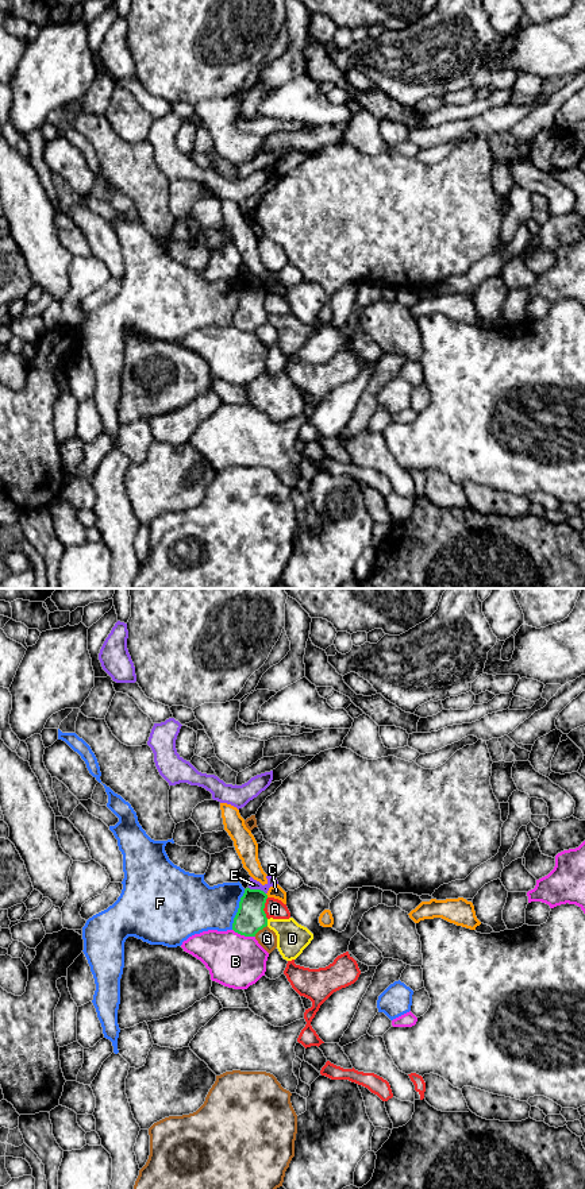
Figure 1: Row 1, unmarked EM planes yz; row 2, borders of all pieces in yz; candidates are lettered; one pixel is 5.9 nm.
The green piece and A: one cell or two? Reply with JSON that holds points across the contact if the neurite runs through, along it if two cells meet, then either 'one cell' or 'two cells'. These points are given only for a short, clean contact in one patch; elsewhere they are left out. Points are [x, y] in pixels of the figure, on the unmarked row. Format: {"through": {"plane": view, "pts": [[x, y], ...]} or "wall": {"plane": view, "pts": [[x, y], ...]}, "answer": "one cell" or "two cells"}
{"answer": "two cells"}

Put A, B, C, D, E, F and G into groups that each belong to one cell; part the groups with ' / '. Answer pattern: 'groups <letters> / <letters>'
groups A / B / C / D / E / F / G

